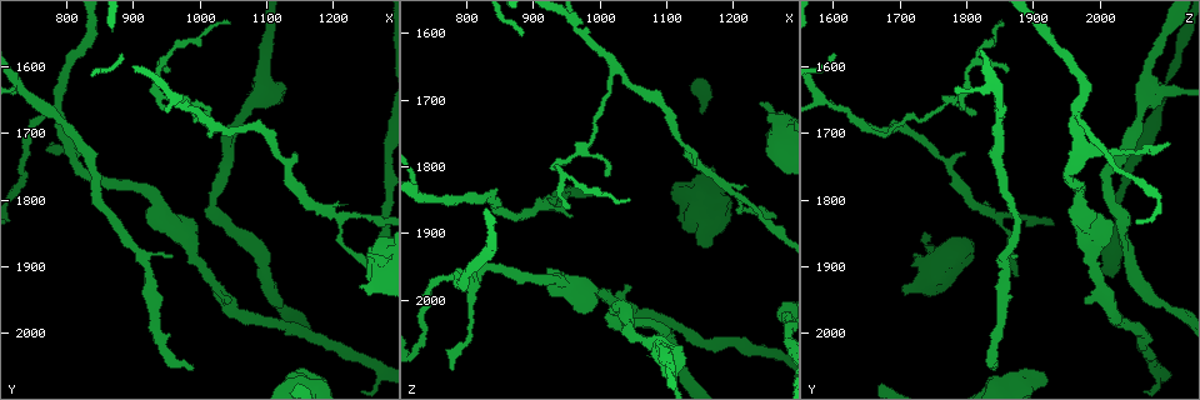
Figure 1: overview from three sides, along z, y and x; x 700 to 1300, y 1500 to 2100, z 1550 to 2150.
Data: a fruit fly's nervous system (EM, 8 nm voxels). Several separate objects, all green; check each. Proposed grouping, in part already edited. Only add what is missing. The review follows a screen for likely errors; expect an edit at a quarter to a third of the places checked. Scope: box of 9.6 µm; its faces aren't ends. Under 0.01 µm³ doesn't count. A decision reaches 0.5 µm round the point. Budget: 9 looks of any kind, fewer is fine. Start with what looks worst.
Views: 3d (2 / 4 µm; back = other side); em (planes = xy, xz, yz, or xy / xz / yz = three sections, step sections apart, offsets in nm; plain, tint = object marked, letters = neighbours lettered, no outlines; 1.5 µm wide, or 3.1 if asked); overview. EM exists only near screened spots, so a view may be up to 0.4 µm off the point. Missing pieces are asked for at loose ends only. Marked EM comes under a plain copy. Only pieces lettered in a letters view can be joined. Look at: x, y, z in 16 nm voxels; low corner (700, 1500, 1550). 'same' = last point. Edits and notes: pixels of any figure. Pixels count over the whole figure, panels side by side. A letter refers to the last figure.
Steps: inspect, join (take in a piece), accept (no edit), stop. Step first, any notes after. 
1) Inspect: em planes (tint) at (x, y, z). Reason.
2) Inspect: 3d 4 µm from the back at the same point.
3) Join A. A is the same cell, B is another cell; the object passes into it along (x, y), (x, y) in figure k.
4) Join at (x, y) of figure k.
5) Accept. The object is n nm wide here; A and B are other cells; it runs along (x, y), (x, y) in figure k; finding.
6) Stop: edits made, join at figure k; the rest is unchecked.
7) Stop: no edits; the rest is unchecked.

Inspect: 3d 4 µm at (1250, 1945, 1705). Long arm stops here.

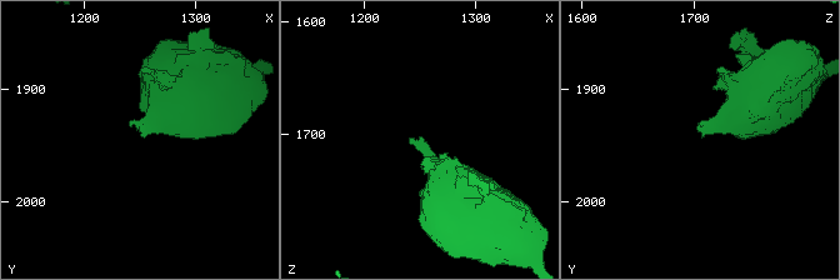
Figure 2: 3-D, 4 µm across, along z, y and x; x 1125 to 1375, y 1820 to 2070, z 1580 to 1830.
Inspect: em planes (letters) at (1248, 1942, 1708). Shape alone is not enough.

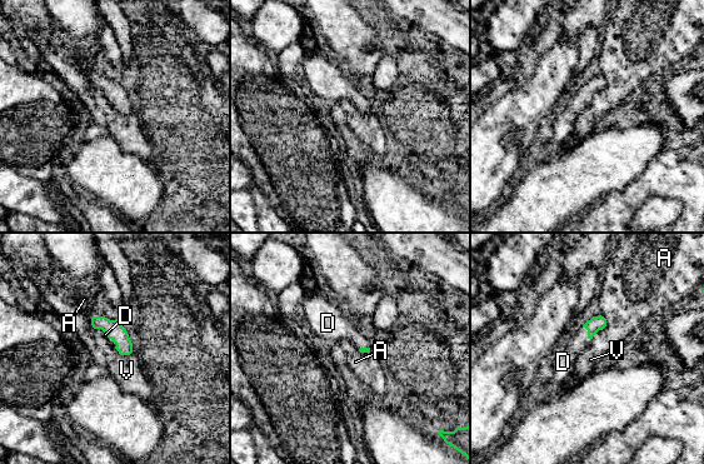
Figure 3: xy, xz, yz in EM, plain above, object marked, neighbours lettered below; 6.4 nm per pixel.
Join D. D is the same cell, A and V are other cells; the neuron continues.

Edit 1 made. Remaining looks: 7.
Inspect: 3d 4 µm at (1160, 2070, 1925).

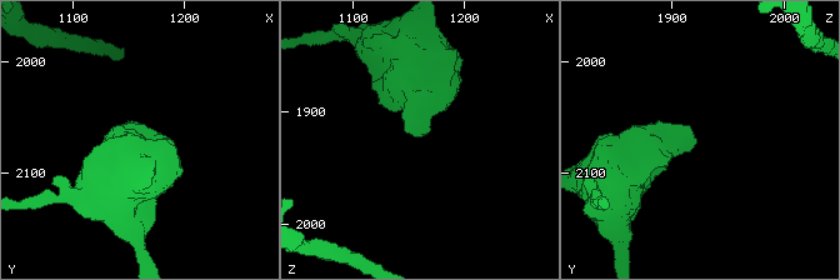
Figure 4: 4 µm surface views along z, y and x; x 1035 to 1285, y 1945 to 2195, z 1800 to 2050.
Inspect: em planes (letters) at (1156, 2070, 1924).

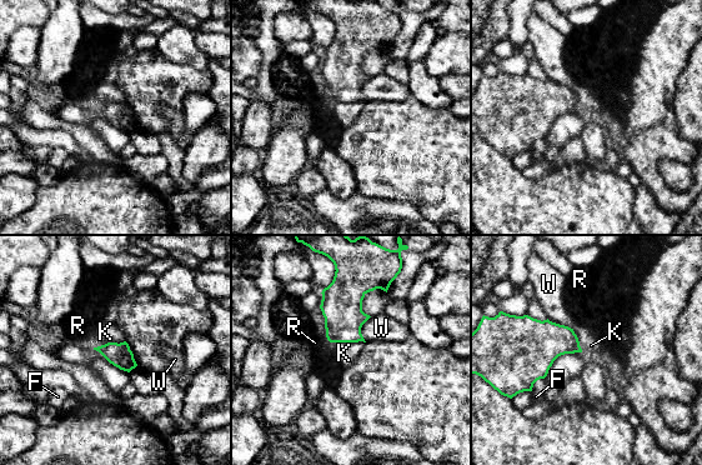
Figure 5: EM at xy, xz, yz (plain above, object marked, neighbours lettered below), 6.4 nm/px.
Accept. F, K, R and W are other cells; a border runs along (364, 341), (330, 343) in figure 5; no lettered piece goes on from it.

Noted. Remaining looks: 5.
Inspect: 3d 4 µm from the back at (985, 2050, 1845). Free end.

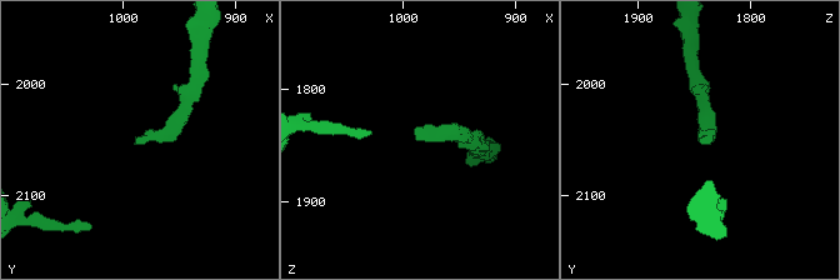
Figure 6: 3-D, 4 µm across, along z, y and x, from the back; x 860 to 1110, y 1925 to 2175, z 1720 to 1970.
Inspect: em planes (letters) at (988, 2048, 1844). Shape alone is not enough.

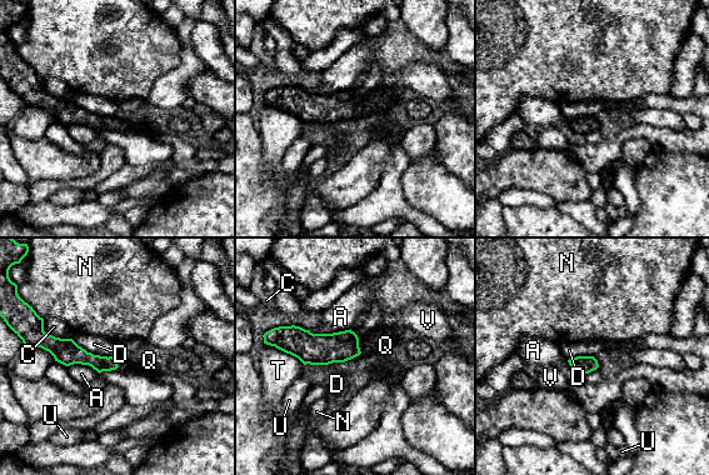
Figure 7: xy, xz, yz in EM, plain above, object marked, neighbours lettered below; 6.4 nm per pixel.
Join Q. Q is the same cell, A, C, D, N, T, U and V are other cells; the object passes into it along (319, 349), (358, 345), (385, 345) in figure 7; it goes on there.

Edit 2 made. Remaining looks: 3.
Inspect: overview.

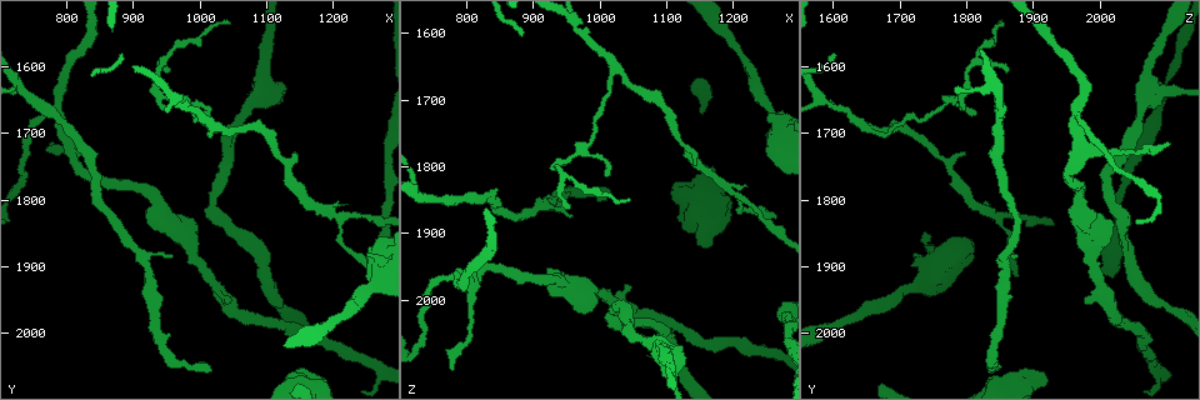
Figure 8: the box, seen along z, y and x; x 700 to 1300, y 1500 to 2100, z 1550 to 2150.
Inspect: 3d 4 µm at (775, 1715, 2100). Tapers out.

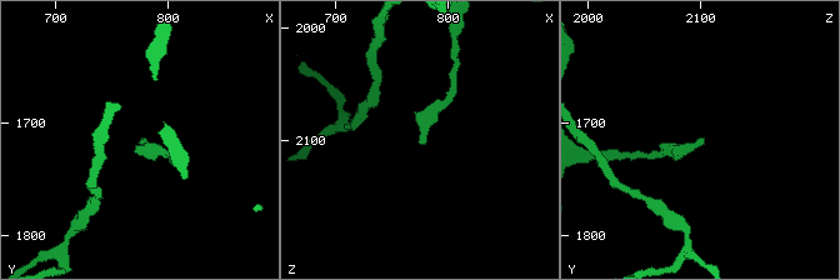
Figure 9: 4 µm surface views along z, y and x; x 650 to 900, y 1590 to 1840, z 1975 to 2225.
Inspect: em planes (letters) at (776, 1716, 2102).

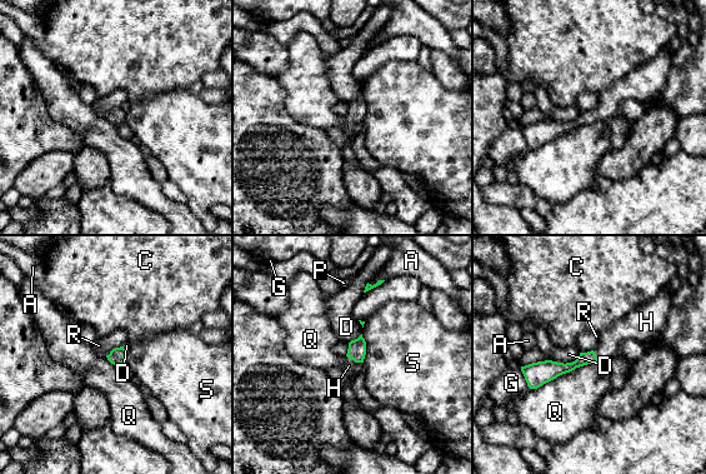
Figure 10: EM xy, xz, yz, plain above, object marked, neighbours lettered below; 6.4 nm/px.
Join H. H is the same cell, A, C, D, G, P, Q, R and S are other cells; it goes on there.

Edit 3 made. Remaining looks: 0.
Stop: edits made, join at figure 3, join at figure 7, join at figure 10; the rest is unchecked.

